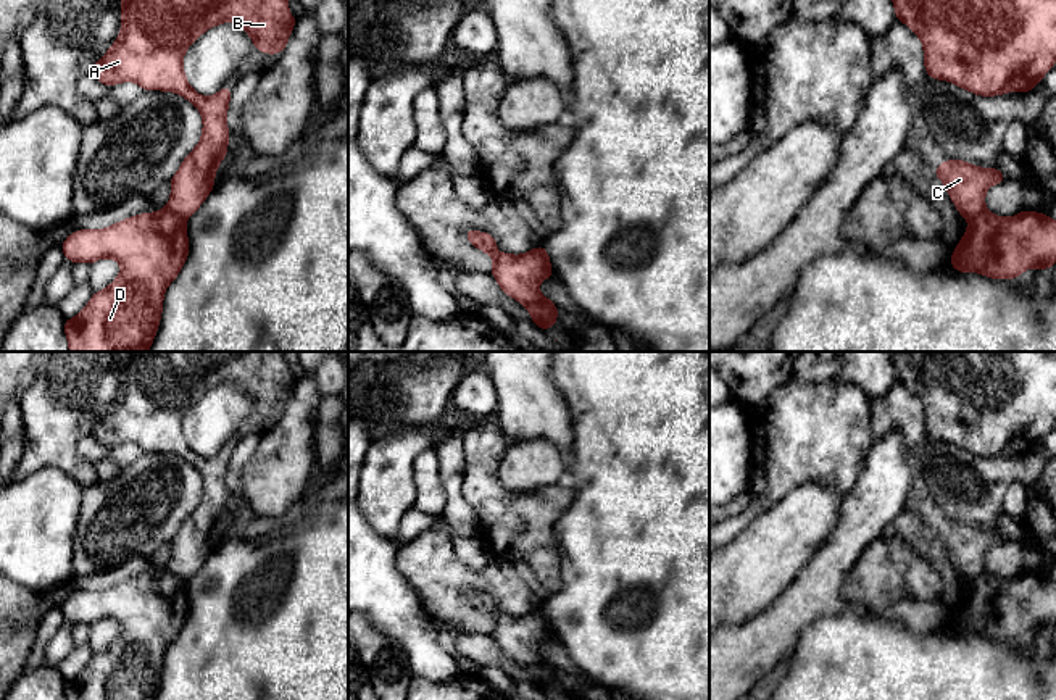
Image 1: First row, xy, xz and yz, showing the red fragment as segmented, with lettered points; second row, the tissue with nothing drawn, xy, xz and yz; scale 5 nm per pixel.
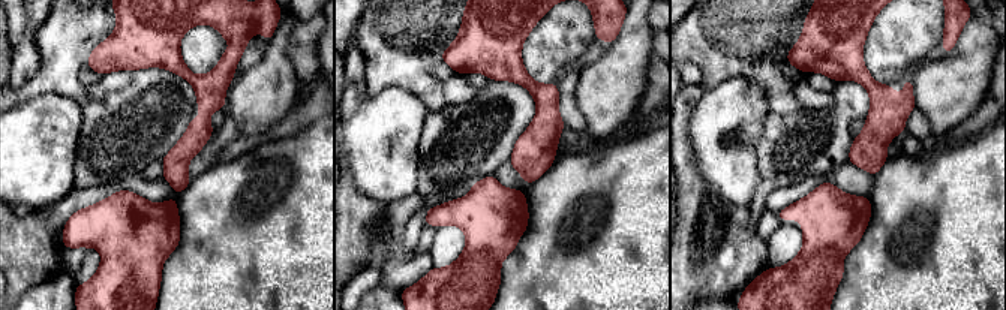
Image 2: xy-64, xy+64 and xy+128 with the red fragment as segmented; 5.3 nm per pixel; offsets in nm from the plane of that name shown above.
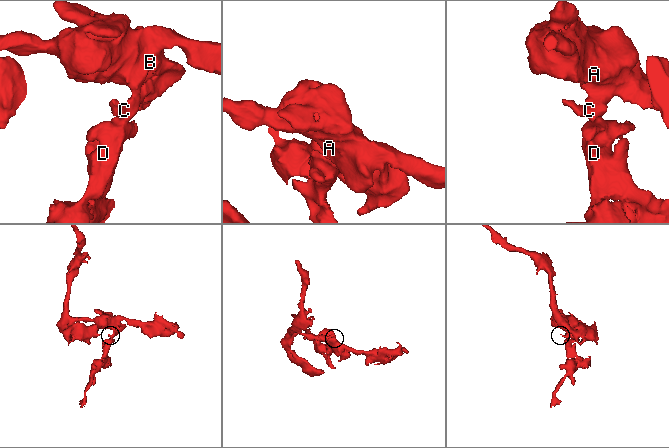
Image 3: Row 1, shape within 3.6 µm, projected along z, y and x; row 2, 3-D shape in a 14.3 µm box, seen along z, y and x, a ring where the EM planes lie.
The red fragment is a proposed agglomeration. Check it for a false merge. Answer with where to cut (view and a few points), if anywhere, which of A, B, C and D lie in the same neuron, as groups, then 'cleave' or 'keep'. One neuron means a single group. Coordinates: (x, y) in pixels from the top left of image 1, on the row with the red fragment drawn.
cut xy (165, 207), (184, 220); groups A B C / D; cleave

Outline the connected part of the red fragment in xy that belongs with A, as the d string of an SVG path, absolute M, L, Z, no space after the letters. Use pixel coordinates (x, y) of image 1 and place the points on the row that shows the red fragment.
M121 0L121 16L119 37L94 65L92 74L106 87L131 81L147 92L176 92L202 113L202 139L169 181L171 198L166 208L187 219L213 190L218 165L227 155L231 132L226 115L232 90L231 85L224 85L216 95L203 97L189 85L182 68L189 45L206 29L234 21L252 37L256 50L271 56L284 52L297 18L289 13L289 0Z

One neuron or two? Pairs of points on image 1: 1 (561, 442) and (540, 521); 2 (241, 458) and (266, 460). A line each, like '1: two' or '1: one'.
1: two
2: two

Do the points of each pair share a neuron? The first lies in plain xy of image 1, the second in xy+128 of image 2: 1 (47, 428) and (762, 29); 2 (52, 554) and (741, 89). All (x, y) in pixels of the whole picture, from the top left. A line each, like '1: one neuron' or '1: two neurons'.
1: one neuron
2: one neuron

